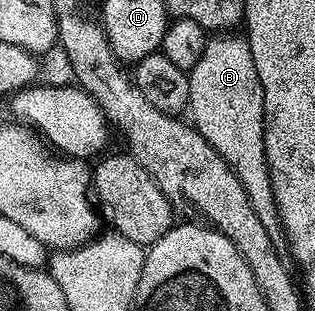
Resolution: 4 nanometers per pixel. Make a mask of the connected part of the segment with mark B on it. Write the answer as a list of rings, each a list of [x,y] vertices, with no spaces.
[[[215,33],[208,38],[205,53],[197,65],[188,74],[189,81],[189,116],[196,131],[221,153],[221,157],[233,169],[237,181],[241,181],[241,189],[245,189],[245,197],[249,197],[249,205],[253,205],[253,213],[261,220],[261,225],[269,233],[269,241],[282,248],[287,242],[287,233],[283,228],[282,217],[279,215],[277,201],[271,184],[271,170],[267,164],[265,151],[265,129],[263,114],[265,113],[265,97],[261,89],[261,77],[257,77],[257,65],[253,65],[253,53],[249,49],[246,38],[239,33]]]

